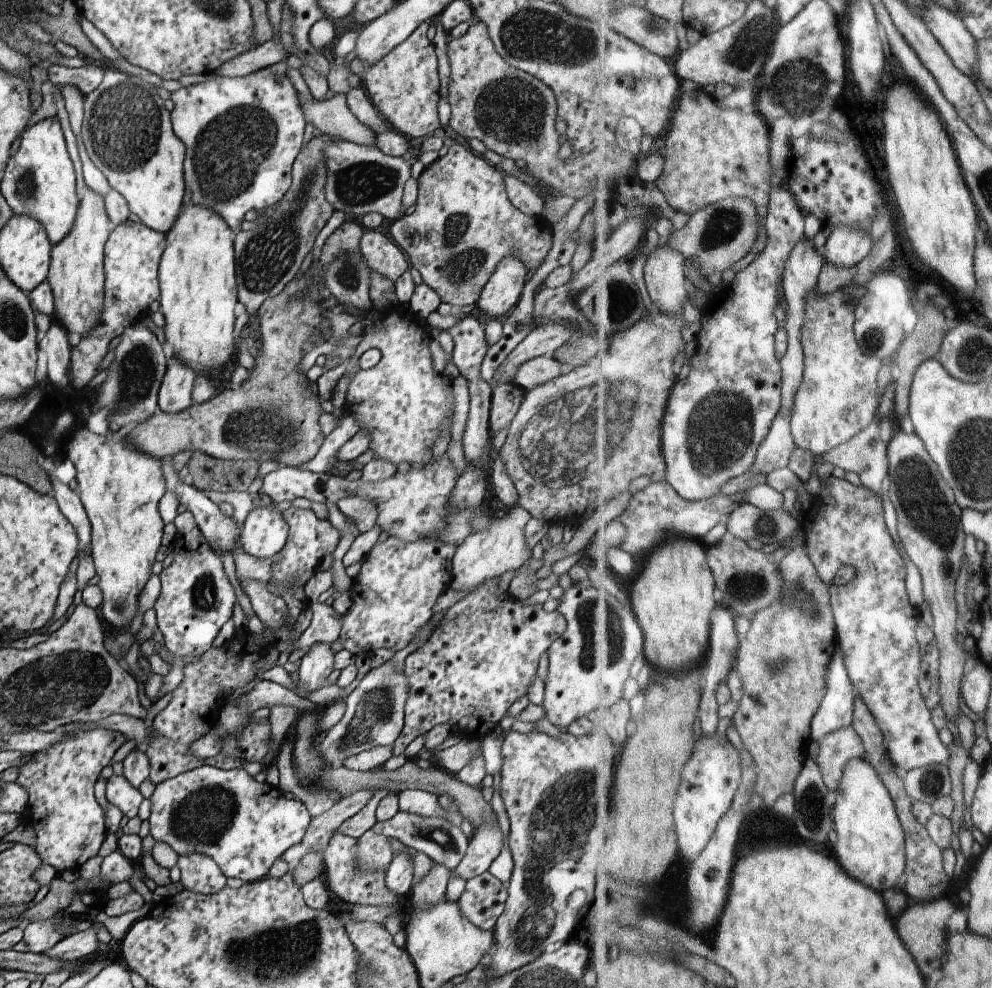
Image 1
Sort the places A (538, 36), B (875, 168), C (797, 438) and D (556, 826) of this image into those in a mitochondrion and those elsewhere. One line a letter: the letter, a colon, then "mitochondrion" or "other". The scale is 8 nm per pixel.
A: mitochondrion
B: other
C: other
D: mitochondrion

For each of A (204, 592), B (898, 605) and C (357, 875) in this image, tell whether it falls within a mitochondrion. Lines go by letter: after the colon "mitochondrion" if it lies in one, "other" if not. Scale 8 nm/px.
A: mitochondrion
B: other
C: mitochondrion

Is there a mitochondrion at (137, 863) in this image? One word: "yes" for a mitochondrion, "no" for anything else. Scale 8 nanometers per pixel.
no

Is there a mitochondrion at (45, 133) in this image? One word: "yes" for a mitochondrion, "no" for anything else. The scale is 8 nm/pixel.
no

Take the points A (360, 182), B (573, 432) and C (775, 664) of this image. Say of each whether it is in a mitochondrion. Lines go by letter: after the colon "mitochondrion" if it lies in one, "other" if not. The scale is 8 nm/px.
A: mitochondrion
B: mitochondrion
C: mitochondrion

